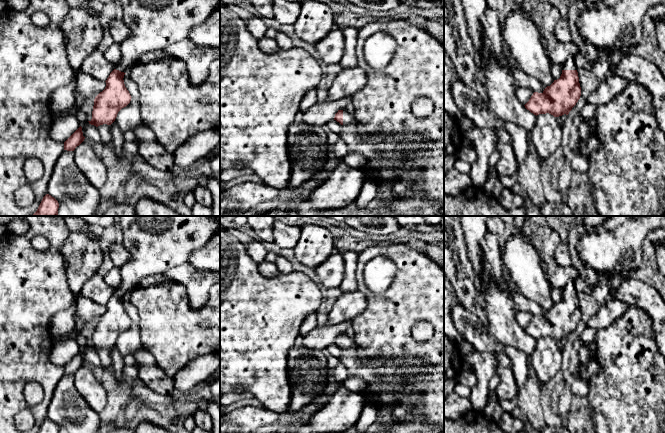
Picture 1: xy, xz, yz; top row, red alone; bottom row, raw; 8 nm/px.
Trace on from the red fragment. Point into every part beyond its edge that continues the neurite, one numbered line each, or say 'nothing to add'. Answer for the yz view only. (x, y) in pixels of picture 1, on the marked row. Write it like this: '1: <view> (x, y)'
1: yz (570, 63)

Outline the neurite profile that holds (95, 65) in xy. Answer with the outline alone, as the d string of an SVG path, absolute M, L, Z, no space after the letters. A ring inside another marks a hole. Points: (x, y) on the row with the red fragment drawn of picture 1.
M96 49L84 60L80 69L95 79L106 81L115 68L114 64L107 61L103 53Z

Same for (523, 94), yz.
M520 87L516 90L518 100L524 105L529 101L533 93L534 91L527 87Z

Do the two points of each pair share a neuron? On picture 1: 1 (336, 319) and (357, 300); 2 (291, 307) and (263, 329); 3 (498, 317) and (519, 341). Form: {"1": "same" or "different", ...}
{"1": "same", "2": "same", "3": "same"}

